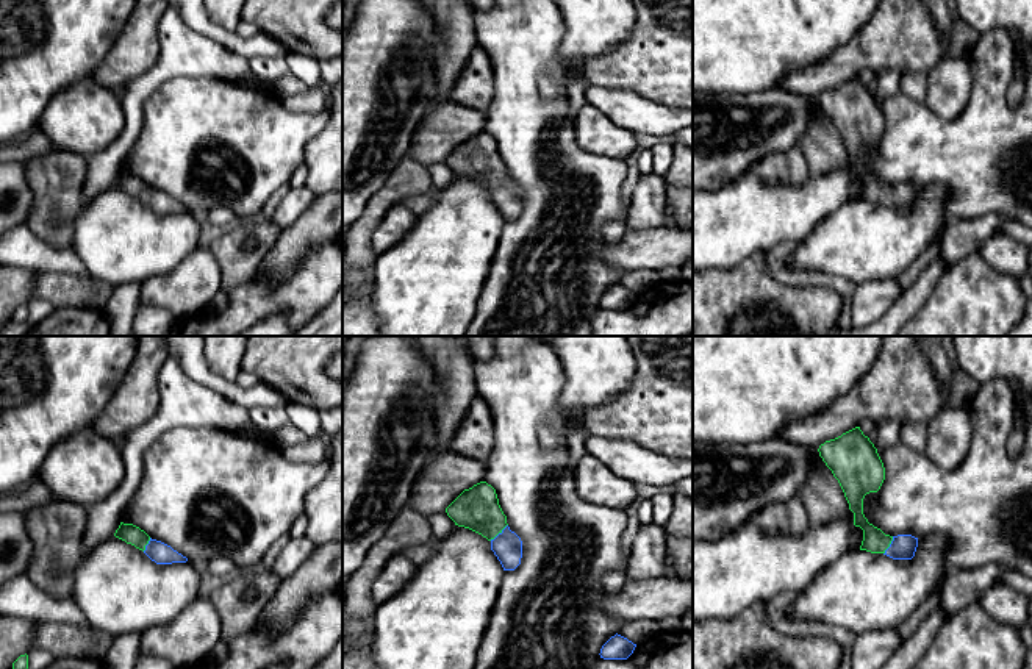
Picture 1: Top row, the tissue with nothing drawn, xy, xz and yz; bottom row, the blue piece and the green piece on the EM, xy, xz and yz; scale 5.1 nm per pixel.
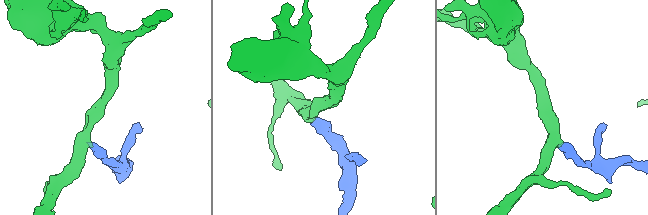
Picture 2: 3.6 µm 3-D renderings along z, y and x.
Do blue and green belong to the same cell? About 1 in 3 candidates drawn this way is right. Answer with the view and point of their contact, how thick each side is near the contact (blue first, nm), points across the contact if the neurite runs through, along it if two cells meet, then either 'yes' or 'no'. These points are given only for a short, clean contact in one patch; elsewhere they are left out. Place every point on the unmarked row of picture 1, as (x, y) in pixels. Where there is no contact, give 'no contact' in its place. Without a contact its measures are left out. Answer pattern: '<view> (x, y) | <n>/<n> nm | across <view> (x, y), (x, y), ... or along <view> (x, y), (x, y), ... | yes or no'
xz (499, 183) | 160/220 nm | across xz (507, 196), (499, 183), (477, 158) | yes

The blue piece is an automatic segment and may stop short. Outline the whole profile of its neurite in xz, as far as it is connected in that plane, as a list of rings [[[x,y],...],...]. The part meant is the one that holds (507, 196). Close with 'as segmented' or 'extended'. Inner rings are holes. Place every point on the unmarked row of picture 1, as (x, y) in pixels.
[[[480,131],[464,139],[446,158],[446,163],[455,175],[486,188],[503,220],[514,220],[521,214],[522,191],[510,180],[496,139],[491,134]]]; extended

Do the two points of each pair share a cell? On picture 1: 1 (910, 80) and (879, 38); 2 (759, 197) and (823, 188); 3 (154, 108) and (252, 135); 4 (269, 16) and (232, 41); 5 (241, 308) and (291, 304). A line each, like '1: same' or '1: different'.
1: different
2: same
3: same
4: different
5: same

